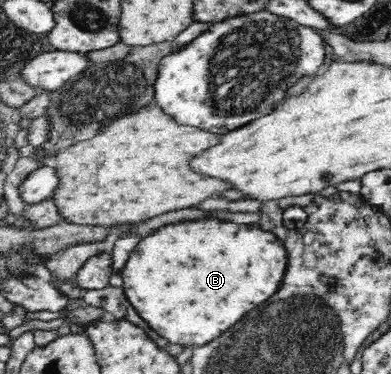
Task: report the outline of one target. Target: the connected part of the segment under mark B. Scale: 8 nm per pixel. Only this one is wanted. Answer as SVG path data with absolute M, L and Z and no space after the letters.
M221 219L159 227L130 253L121 270L123 289L139 316L179 345L205 345L277 293L289 255L275 233Z

